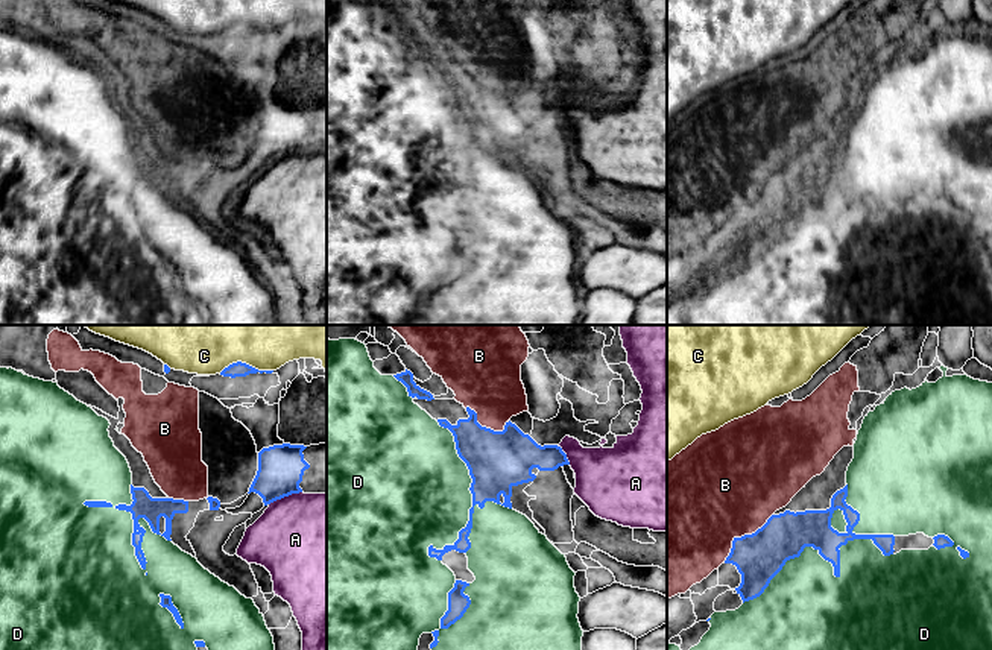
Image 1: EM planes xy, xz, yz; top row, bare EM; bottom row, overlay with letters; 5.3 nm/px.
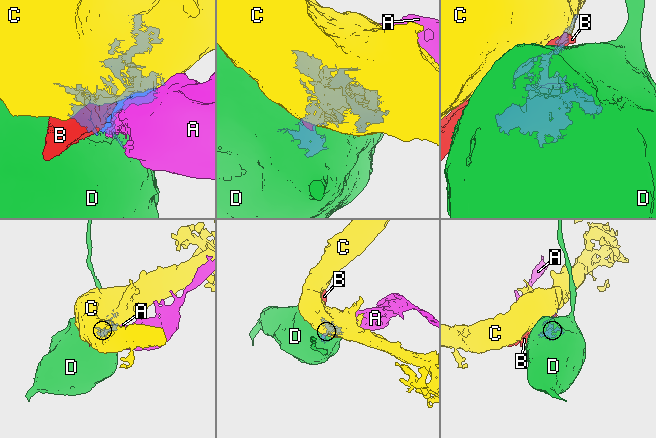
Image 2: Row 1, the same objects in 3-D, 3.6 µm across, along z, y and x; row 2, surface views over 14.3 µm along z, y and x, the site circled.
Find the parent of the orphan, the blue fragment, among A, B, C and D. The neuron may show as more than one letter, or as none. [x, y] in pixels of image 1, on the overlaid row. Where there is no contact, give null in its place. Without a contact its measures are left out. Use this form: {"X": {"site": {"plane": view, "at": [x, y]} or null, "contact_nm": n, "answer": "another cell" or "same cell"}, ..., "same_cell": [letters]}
{"A": {"site": {"plane": "xy", "at": [284, 495]}, "contact_nm": 190, "answer": "another cell"}, "B": {"site": {"plane": "yz", "at": [742, 536]}, "contact_nm": 380, "answer": "another cell"}, "C": {"site": {"plane": "xy", "at": [245, 363]}, "contact_nm": 280, "answer": "another cell"}, "D": {"site": {"plane": "xy", "at": [134, 523]}, "contact_nm": 500, "answer": "same cell"}, "same_cell": ["D"]}

